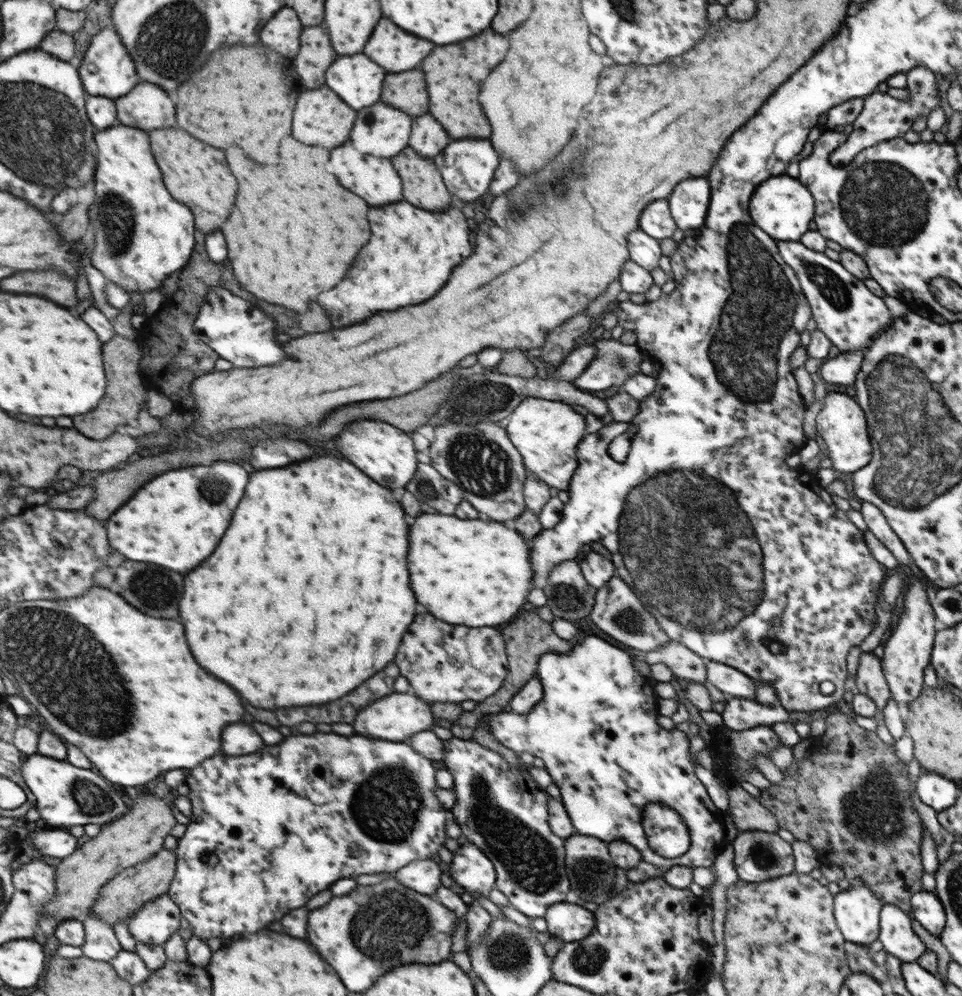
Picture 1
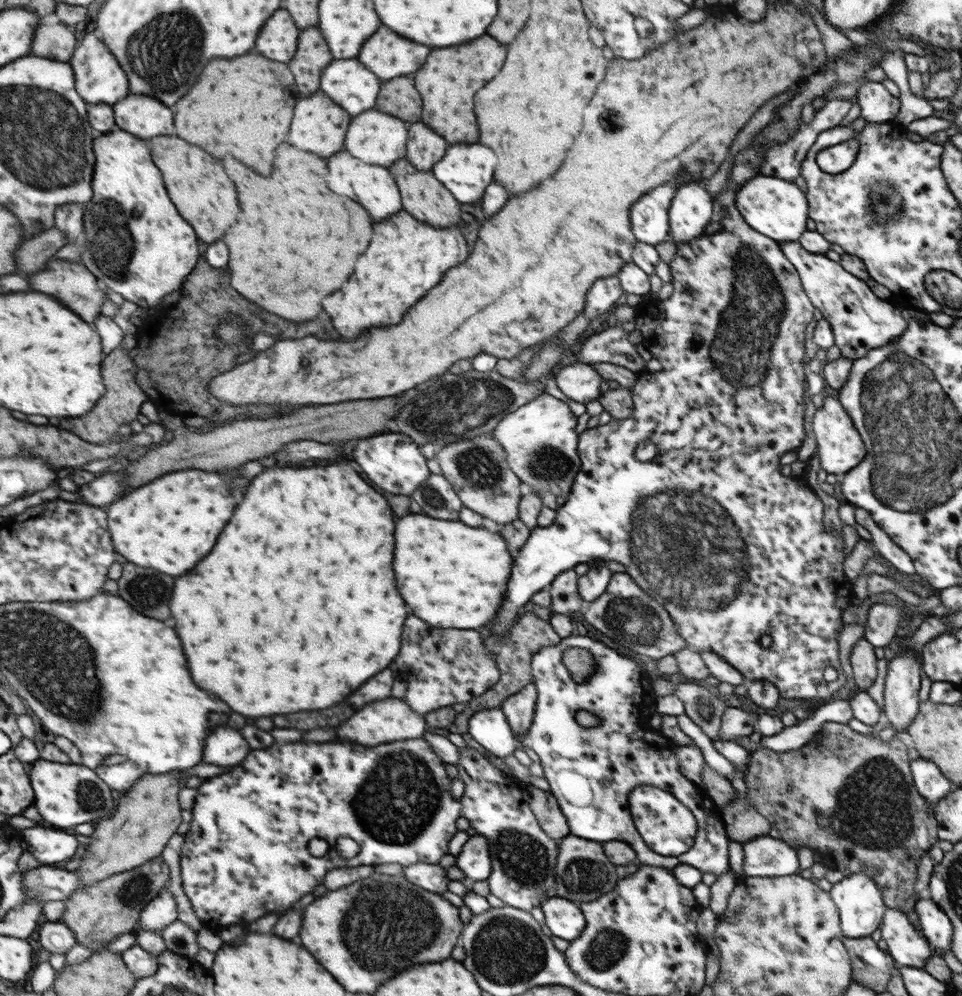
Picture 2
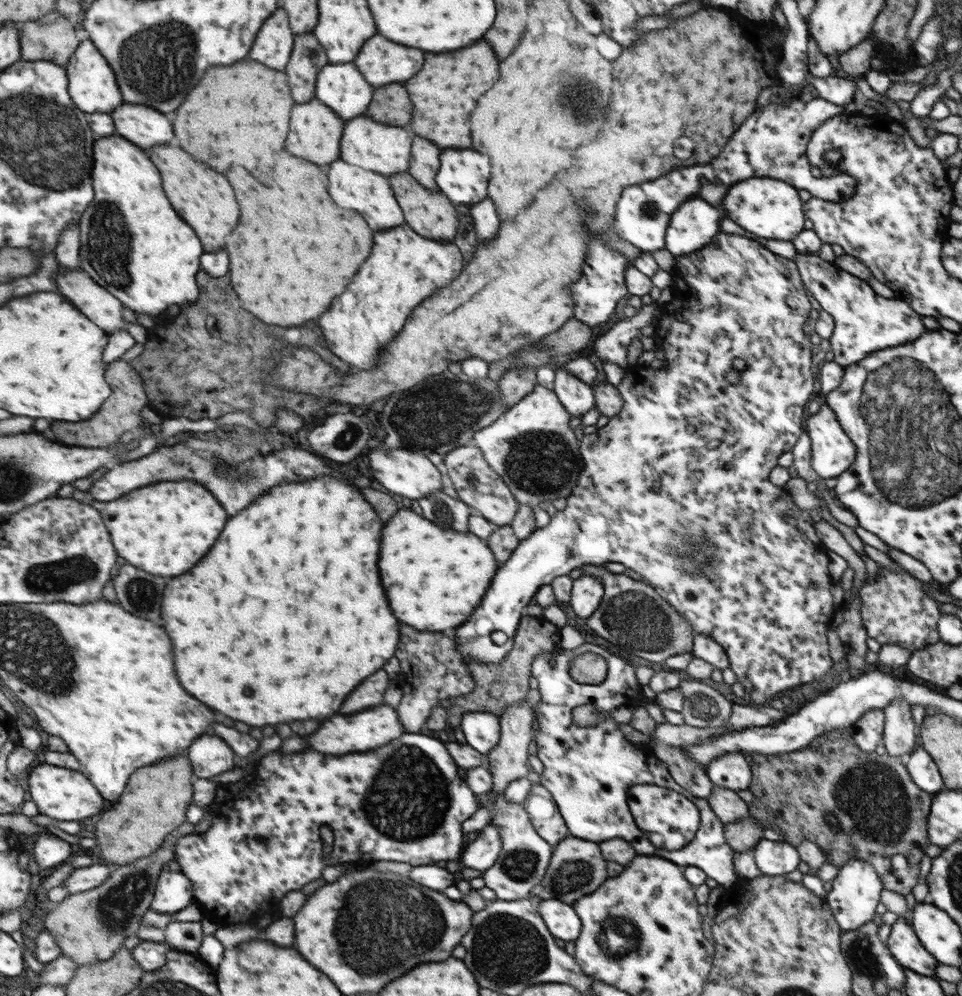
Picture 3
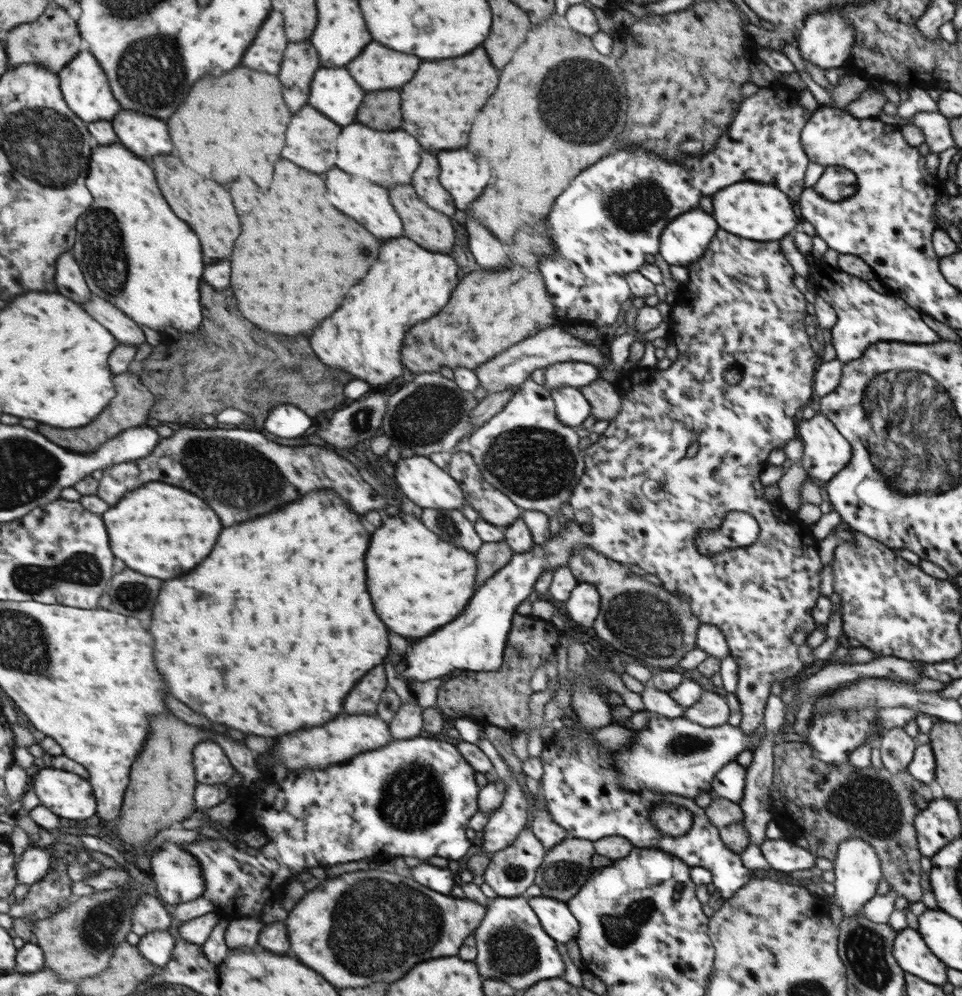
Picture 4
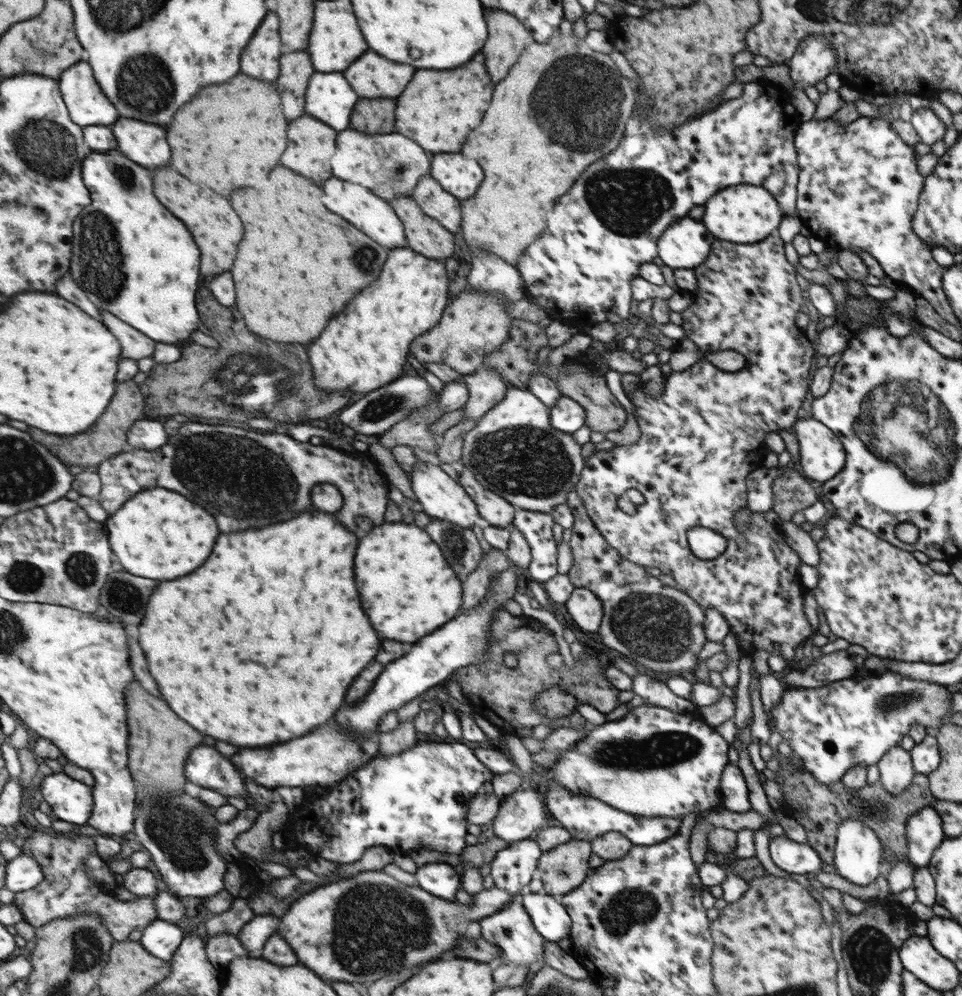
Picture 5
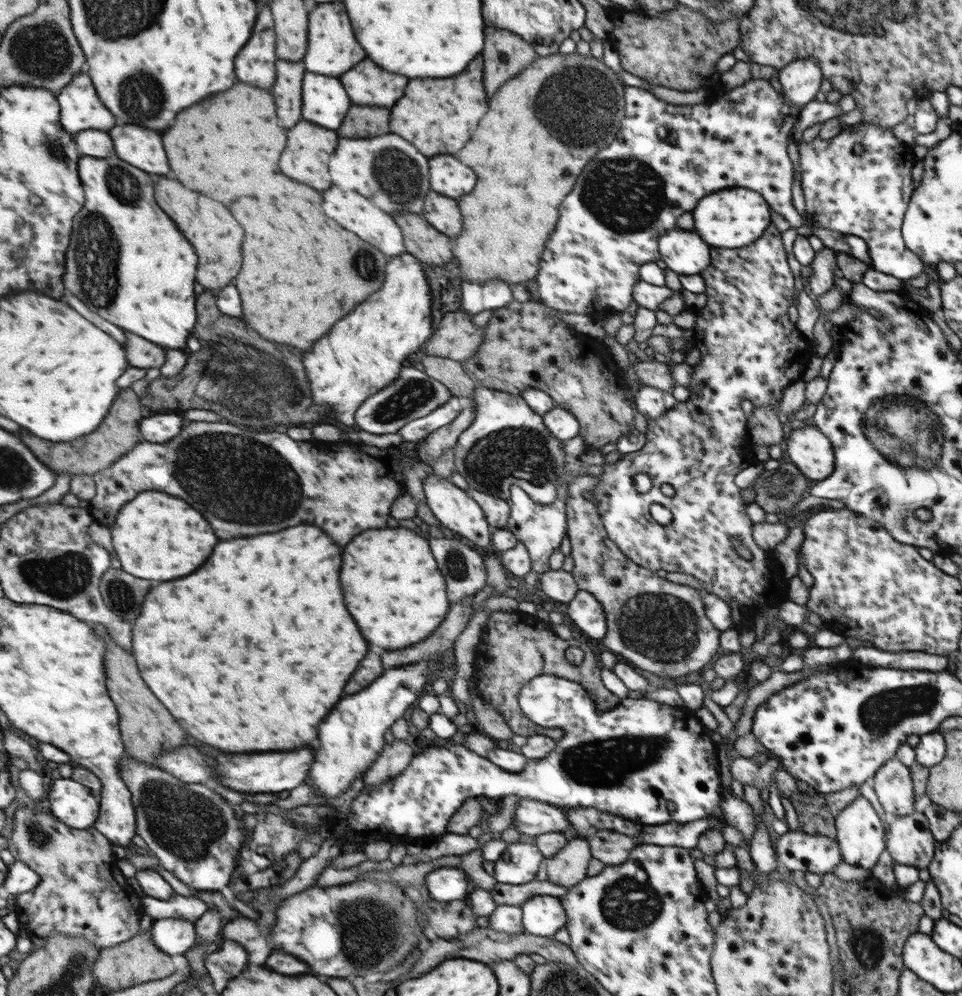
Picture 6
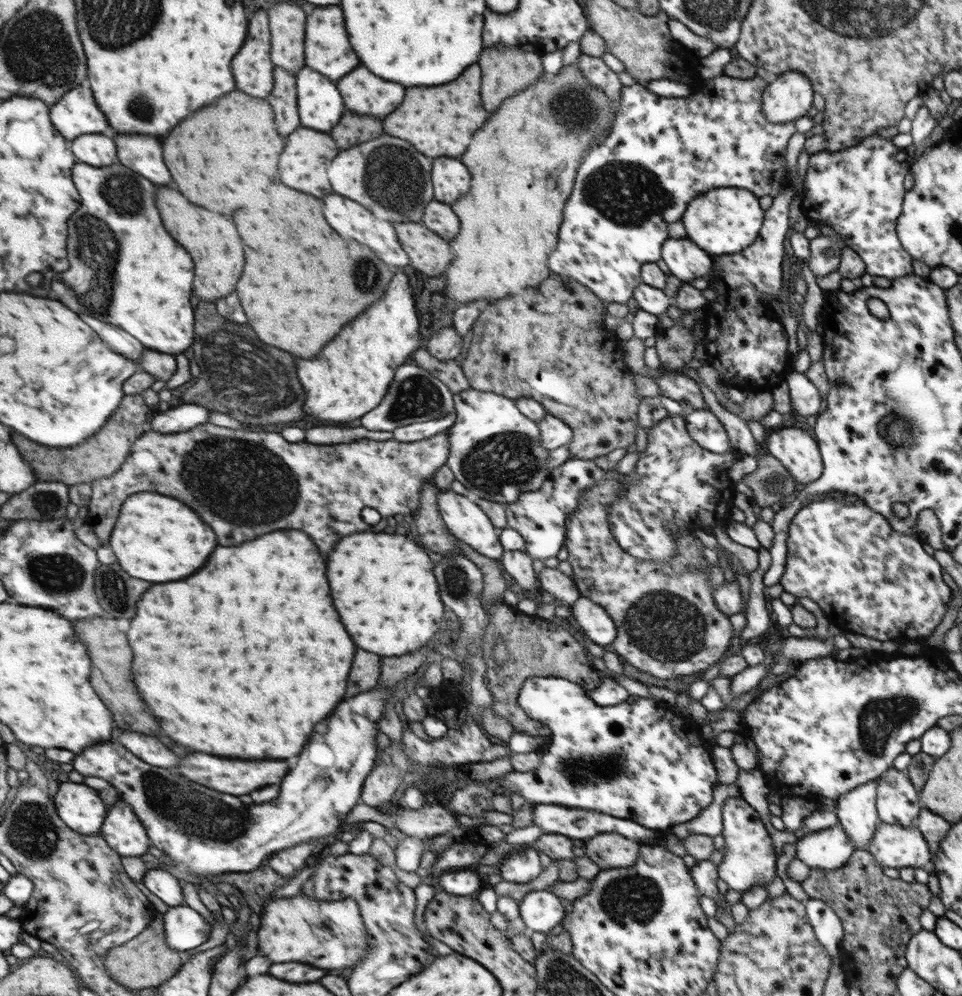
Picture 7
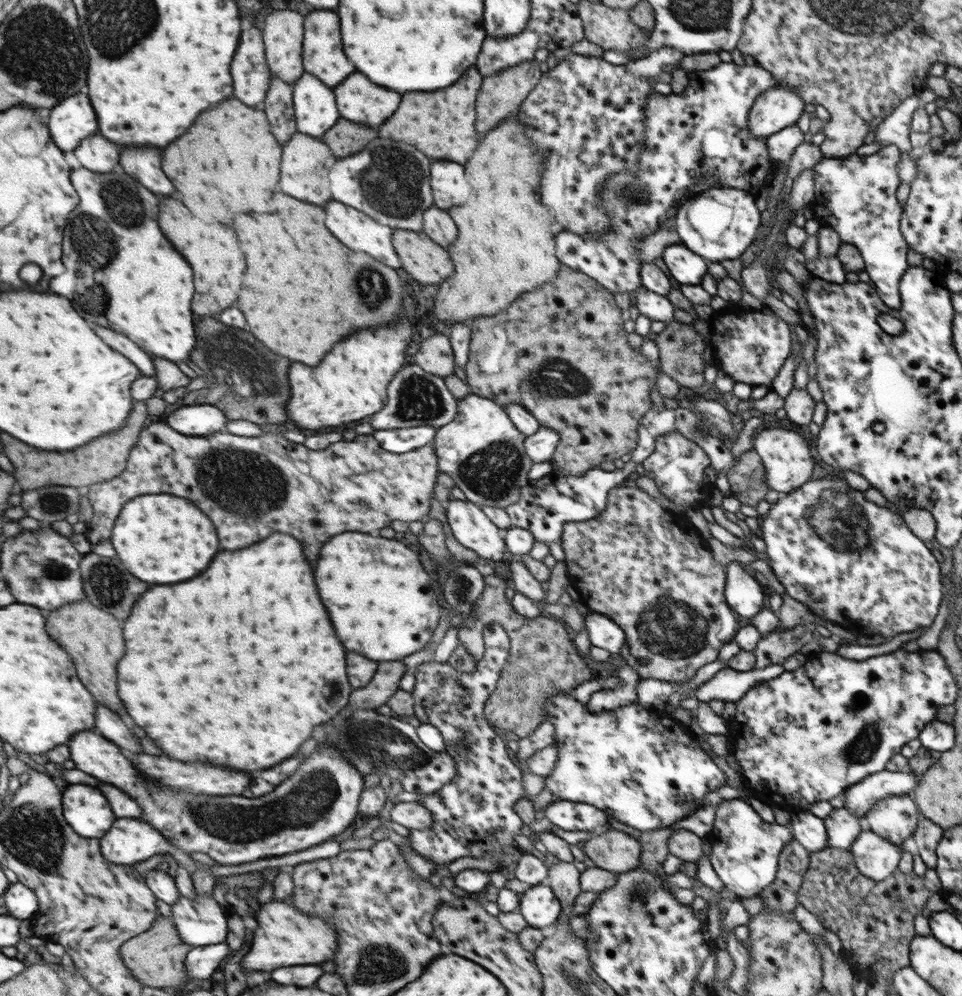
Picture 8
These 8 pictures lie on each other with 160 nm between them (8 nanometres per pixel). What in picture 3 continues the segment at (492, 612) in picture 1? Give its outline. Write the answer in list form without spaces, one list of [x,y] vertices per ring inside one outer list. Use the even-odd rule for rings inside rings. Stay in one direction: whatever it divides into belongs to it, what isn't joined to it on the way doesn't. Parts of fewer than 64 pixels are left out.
[[[399,510],[383,528],[383,556],[379,556],[379,572],[383,572],[383,588],[387,588],[387,600],[391,600],[391,610],[399,616],[399,622],[419,628],[419,632],[453,631],[467,621],[473,608],[483,598],[489,580],[498,568],[494,553],[488,544],[469,532],[443,530],[429,520],[421,518],[411,510]]]

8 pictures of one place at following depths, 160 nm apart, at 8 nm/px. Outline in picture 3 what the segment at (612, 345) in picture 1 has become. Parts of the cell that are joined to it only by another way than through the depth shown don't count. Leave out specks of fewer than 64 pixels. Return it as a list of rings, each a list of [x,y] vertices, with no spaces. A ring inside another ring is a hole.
[[[561,367],[554,372],[553,392],[557,394],[558,400],[565,406],[571,416],[583,416],[594,408],[593,391],[591,386],[583,384],[579,378],[573,376],[569,370]]]

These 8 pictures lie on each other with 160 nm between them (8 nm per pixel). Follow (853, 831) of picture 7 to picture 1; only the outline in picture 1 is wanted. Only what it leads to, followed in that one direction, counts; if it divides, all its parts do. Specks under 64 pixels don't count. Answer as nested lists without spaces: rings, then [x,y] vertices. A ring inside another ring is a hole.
[[[866,886],[849,887],[835,894],[835,921],[847,942],[869,945],[878,939],[882,905]]]

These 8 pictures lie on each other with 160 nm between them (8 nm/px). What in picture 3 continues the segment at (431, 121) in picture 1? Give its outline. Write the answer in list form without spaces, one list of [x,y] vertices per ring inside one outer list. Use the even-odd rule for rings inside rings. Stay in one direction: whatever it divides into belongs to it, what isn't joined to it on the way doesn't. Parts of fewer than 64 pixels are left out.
[[[415,136],[415,150],[412,152],[410,168],[407,171],[420,185],[433,191],[433,188],[437,188],[433,182],[437,166],[441,166],[439,148],[429,140]]]

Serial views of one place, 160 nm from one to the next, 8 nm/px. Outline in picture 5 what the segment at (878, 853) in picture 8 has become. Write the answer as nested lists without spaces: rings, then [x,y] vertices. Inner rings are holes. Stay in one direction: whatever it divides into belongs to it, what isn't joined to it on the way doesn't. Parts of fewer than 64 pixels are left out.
[[[933,807],[922,808],[906,820],[907,861],[923,868],[945,838],[942,817]]]

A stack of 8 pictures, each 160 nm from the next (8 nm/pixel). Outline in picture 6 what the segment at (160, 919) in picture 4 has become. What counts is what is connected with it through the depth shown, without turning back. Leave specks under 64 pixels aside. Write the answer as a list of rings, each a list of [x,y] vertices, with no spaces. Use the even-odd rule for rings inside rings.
[[[32,799],[31,803],[15,811],[14,829],[7,839],[8,850],[15,860],[27,864],[41,876],[41,883],[35,890],[16,896],[19,928],[41,938],[55,933],[79,935],[95,943],[101,950],[131,940],[139,932],[139,922],[141,916],[146,914],[146,909],[145,905],[141,906],[139,894],[129,894],[131,886],[125,882],[124,875],[115,876],[117,858],[113,854],[113,843],[94,826],[89,830],[65,826],[65,823],[57,820],[53,814],[43,812],[40,801],[41,799]]]

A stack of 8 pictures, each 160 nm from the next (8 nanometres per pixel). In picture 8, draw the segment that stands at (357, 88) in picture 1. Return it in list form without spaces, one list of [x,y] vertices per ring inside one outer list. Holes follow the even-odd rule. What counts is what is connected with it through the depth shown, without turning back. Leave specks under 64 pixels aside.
[[[306,72],[294,85],[294,107],[298,131],[322,138],[339,122],[338,100],[333,88]]]

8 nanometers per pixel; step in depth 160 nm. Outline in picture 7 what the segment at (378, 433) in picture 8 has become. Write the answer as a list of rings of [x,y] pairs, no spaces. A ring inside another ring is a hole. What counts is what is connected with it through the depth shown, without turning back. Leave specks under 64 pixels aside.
[[[455,414],[442,416],[439,419],[426,420],[421,423],[406,424],[404,427],[395,428],[392,431],[392,440],[403,444],[415,443],[419,440],[431,438],[439,432],[446,431],[455,420]]]

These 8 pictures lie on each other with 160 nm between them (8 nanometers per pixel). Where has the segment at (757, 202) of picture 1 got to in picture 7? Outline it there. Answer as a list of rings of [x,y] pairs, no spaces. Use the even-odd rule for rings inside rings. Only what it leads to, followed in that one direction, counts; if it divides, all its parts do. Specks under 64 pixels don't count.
[[[716,188],[696,196],[687,204],[687,212],[683,212],[685,236],[703,248],[703,252],[711,252],[713,256],[733,255],[743,251],[758,238],[757,232],[764,219],[763,210],[757,204],[754,193],[744,188]]]

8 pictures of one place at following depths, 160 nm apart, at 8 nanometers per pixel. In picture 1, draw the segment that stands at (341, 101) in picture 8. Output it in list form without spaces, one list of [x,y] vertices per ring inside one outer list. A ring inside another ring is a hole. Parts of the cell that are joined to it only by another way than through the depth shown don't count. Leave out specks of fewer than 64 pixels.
[[[383,18],[379,20],[379,28],[375,28],[375,36],[371,36],[371,44],[367,44],[367,56],[381,68],[387,68],[387,72],[403,72],[415,68],[431,48],[431,42],[409,36]]]

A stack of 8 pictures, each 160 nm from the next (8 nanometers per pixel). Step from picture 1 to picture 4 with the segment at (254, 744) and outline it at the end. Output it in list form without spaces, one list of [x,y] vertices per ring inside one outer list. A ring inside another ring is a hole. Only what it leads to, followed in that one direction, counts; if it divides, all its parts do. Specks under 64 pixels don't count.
[[[211,740],[195,748],[194,765],[198,782],[208,785],[223,784],[235,774],[235,768],[227,758],[225,750]]]

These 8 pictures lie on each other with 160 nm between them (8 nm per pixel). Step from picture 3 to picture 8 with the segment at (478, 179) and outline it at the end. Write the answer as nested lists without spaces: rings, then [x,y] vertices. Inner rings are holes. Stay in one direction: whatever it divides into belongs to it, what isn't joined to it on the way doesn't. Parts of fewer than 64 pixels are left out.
[[[439,160],[431,164],[431,192],[435,192],[435,206],[447,210],[459,204],[467,194],[467,180],[463,168],[455,162]]]

